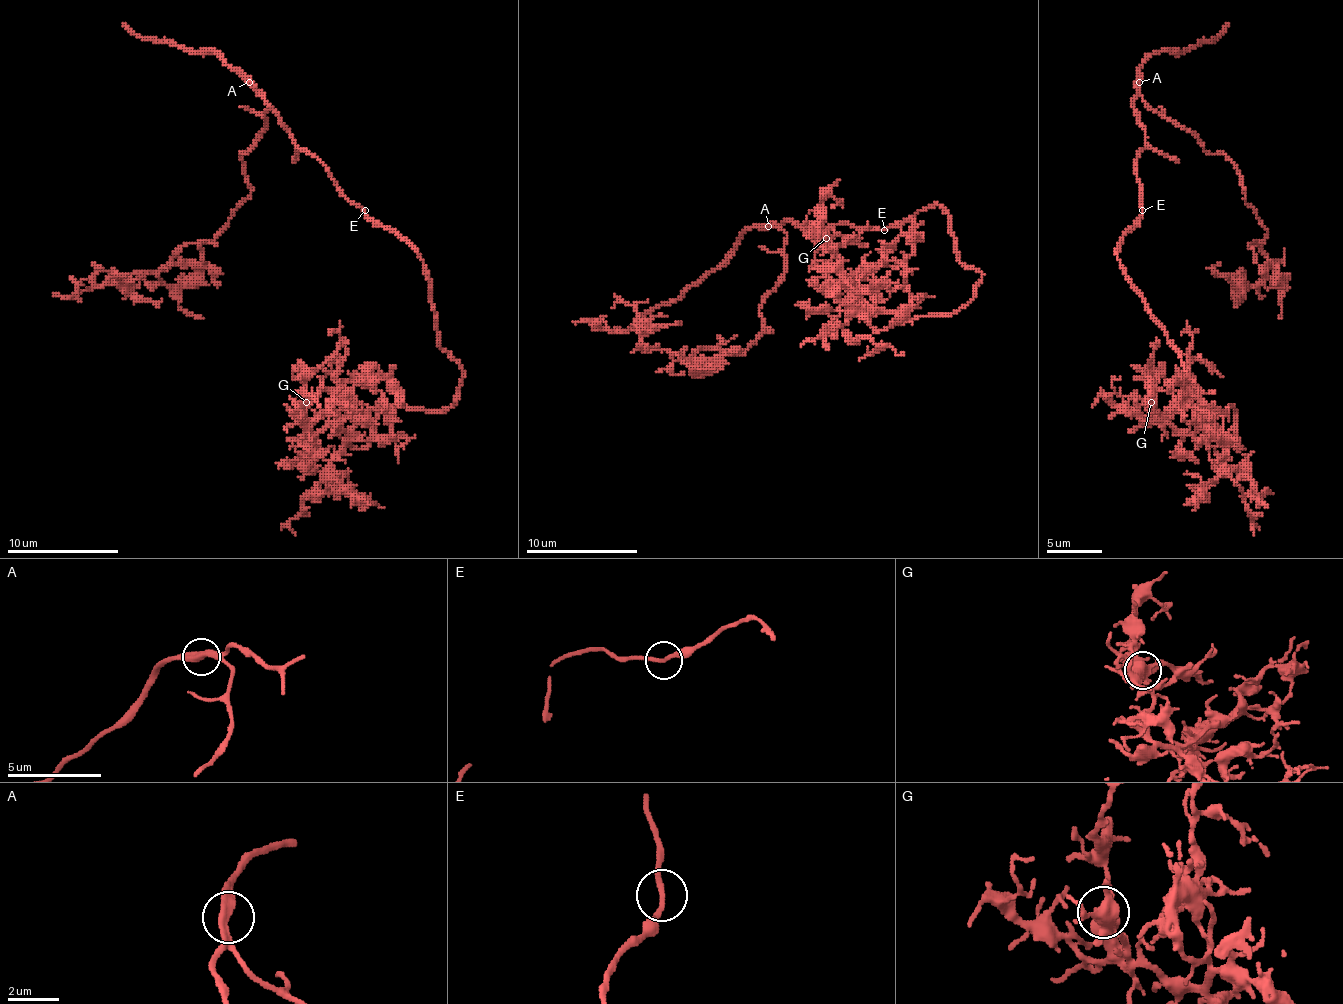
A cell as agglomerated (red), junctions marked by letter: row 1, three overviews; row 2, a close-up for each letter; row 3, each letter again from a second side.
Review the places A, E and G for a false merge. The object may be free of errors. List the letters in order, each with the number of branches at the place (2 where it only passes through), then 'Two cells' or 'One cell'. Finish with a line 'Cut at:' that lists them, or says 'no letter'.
A: Branches: 2. One cell
E: Branches: 2. One cell
G: Branches: 2. One cell
Cut at: no letter

